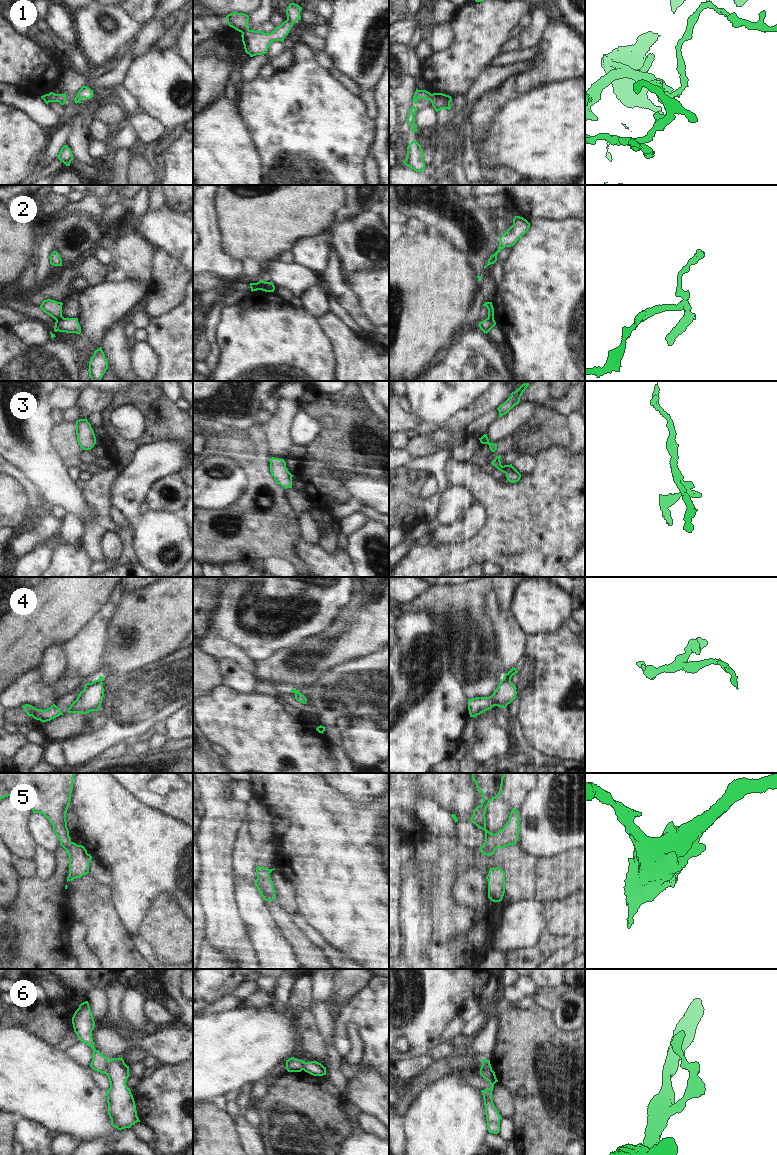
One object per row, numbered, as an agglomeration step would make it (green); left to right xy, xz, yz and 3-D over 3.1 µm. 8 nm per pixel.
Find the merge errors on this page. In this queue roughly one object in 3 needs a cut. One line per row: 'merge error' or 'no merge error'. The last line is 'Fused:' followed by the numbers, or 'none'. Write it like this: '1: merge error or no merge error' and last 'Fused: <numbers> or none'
1: merge error
2: merge error
3: no merge error
4: no merge error
5: no merge error
6: merge error
Fused: 1, 2, 6

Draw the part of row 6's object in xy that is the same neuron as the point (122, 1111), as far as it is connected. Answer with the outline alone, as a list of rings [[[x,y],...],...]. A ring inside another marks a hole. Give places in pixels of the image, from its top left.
[[[122,1057],[113,1058],[108,1061],[105,1074],[110,1082],[110,1088],[106,1091],[106,1096],[111,1125],[118,1130],[131,1128],[140,1120],[137,1116],[131,1090],[126,1085],[130,1076],[129,1066],[125,1064]]]

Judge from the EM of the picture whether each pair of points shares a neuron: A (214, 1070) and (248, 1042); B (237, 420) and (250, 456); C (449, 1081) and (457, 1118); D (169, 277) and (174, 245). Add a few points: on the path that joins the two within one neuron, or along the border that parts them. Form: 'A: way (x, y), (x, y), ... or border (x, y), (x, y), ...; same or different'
A: way (222, 1062), (240, 1046); same
B: border (255, 422), (243, 433), (228, 427), (220, 428); different
C: way (449, 1090), (449, 1109); same
D: border (156, 247), (167, 251), (182, 265); different

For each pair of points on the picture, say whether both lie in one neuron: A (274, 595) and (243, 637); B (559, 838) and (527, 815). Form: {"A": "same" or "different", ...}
{"A": "same", "B": "same"}

